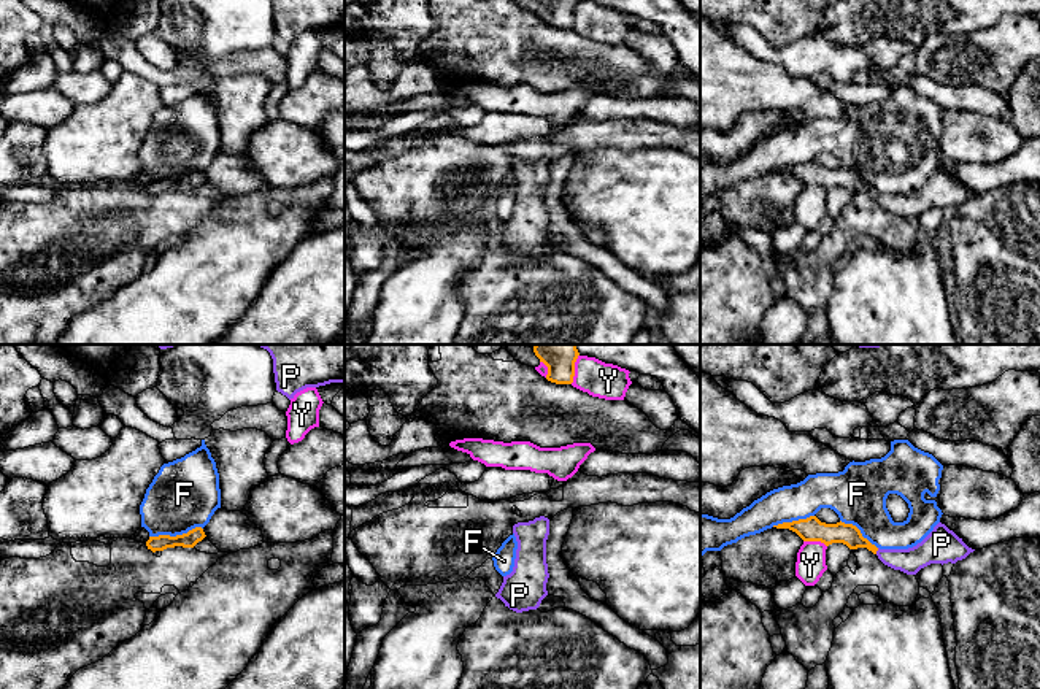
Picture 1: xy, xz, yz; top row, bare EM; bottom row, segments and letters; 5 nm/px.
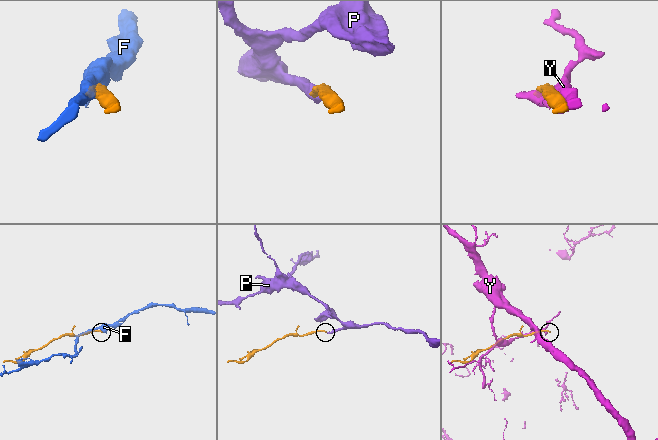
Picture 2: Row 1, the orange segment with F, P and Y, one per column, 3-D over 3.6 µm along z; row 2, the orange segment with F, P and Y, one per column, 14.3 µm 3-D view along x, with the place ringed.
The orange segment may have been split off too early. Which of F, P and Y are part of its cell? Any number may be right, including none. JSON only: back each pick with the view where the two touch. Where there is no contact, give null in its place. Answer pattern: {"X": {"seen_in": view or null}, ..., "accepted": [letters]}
{"P": {"seen_in": "yz"}, "accepted": ["P"]}

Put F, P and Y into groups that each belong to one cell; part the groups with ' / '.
F / P / Y

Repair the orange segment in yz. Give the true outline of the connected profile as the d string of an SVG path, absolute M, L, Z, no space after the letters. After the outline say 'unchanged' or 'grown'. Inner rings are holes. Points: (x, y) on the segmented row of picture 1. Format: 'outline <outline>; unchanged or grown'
outline M816 516L783 522L773 527L789 529L803 541L821 541L826 546L843 543L849 549L867 548L876 554L884 565L907 575L916 575L930 564L956 564L975 551L942 522L938 522L921 543L908 549L880 549L864 538L856 525L842 521L837 524L826 524Z; grown

